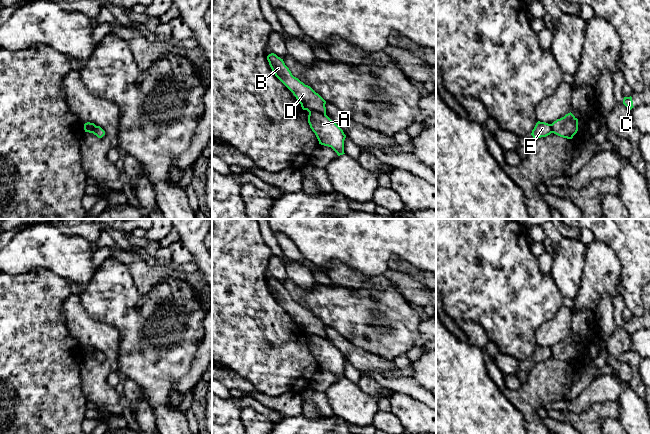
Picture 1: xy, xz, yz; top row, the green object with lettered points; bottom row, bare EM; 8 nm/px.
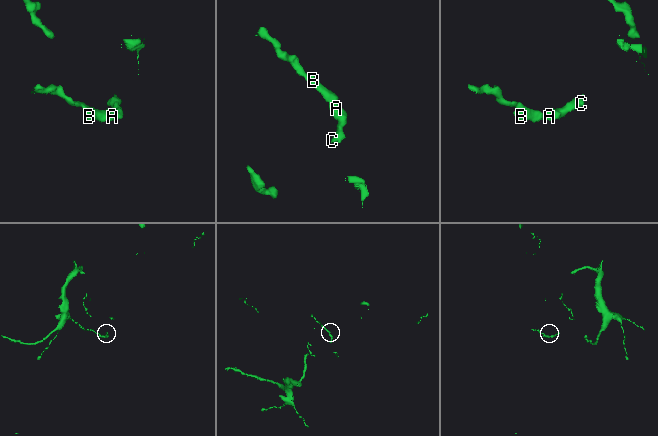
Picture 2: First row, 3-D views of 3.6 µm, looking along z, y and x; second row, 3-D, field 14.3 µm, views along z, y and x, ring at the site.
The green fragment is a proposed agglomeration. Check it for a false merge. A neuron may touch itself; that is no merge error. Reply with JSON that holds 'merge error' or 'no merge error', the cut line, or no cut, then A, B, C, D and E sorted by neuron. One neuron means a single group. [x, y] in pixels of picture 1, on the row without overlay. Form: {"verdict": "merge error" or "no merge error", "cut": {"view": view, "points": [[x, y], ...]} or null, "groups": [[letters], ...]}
{"verdict": "merge error", "cut": {"view": "xz", "points": [[308, 334], [317, 334], [325, 338]]}, "groups": [["A", "C"], ["B", "D", "E"]]}

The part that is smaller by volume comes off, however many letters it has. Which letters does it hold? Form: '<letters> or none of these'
A, C

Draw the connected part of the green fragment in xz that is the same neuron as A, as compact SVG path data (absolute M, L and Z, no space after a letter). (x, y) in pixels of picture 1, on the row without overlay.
M313 334L308 336L308 347L319 368L331 371L338 380L345 378L344 364L346 359L343 354L326 338Z

